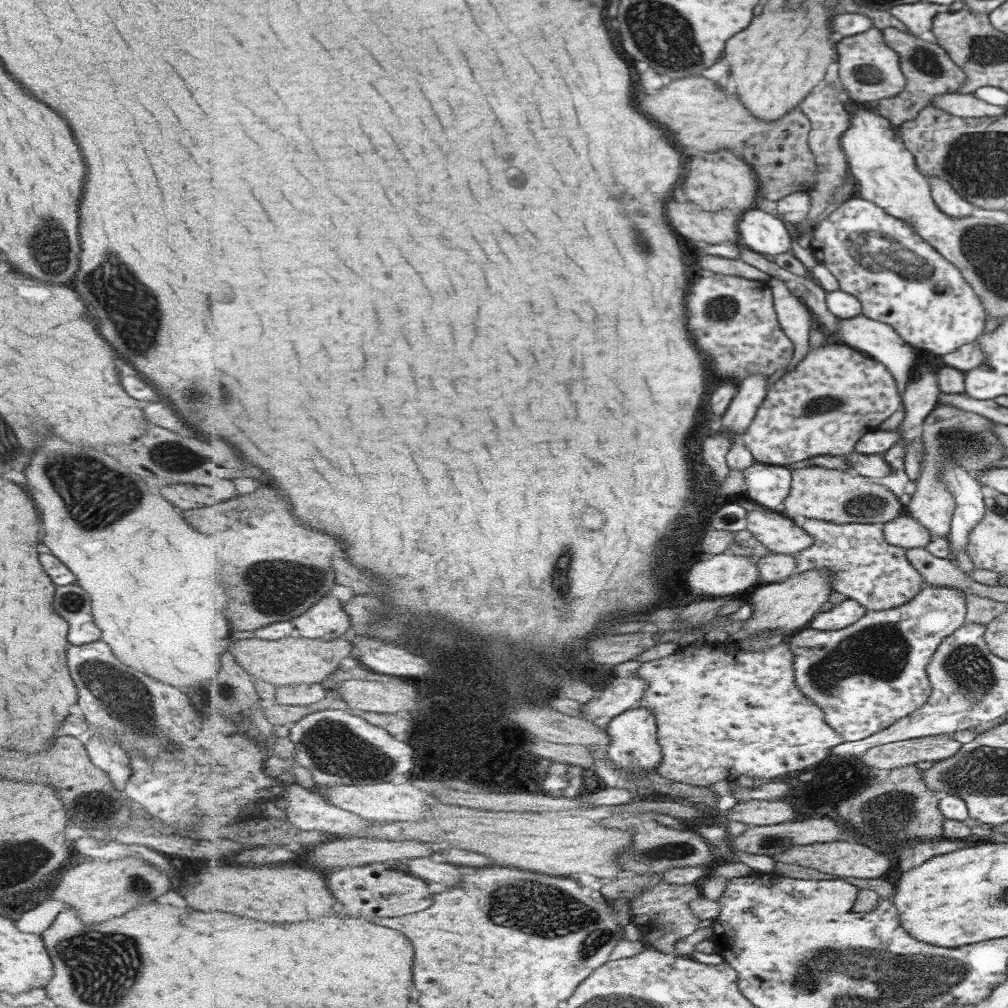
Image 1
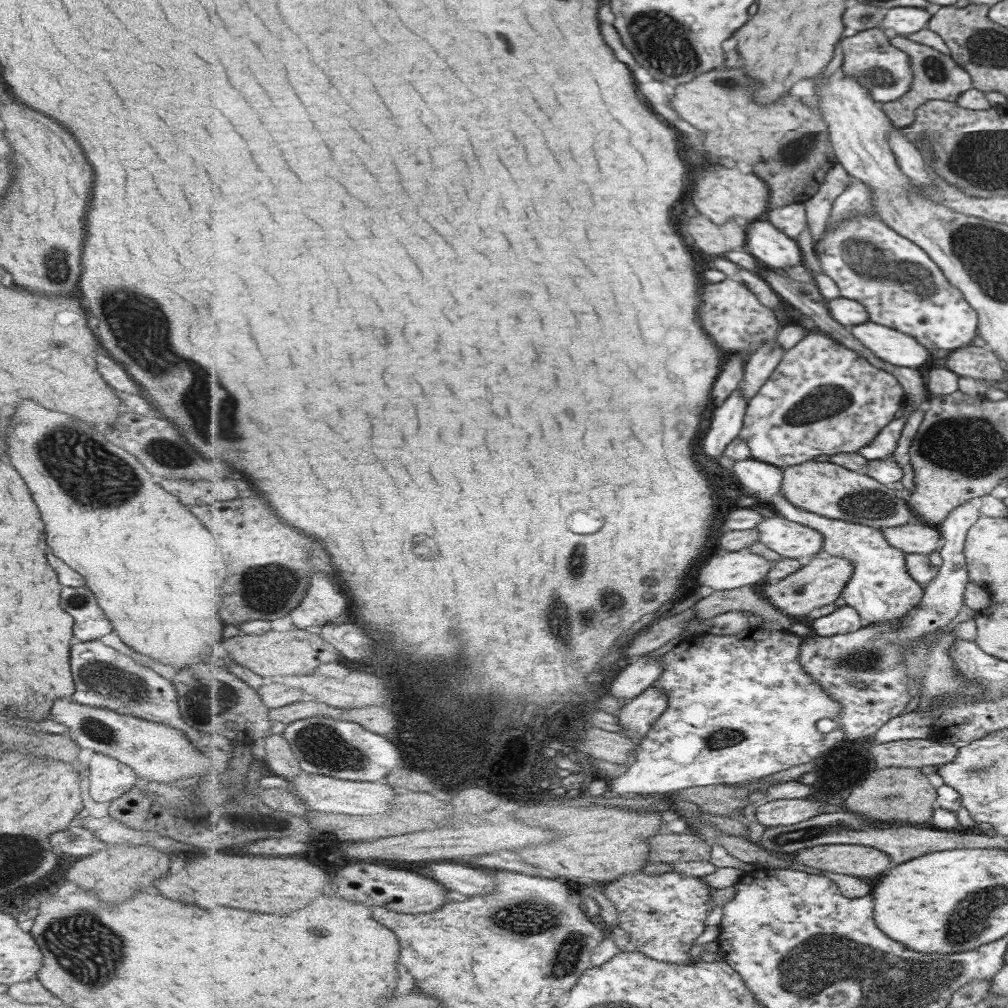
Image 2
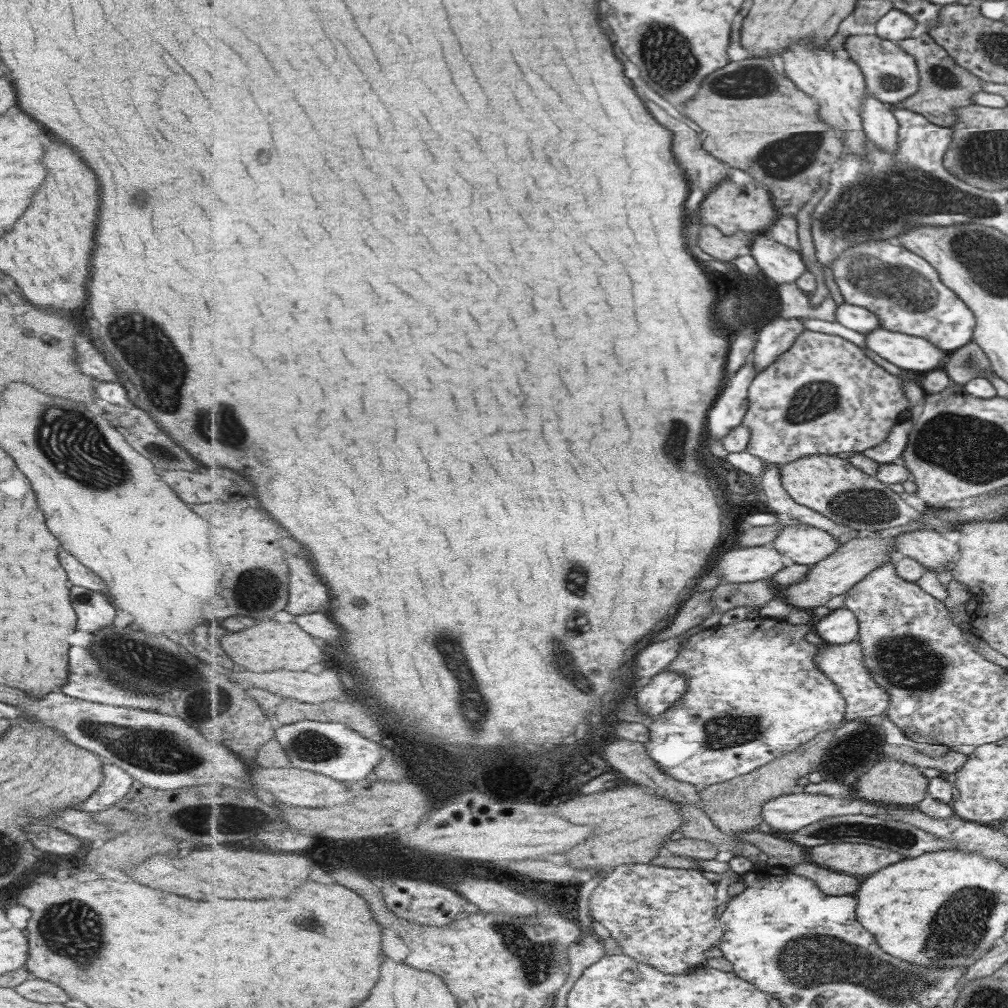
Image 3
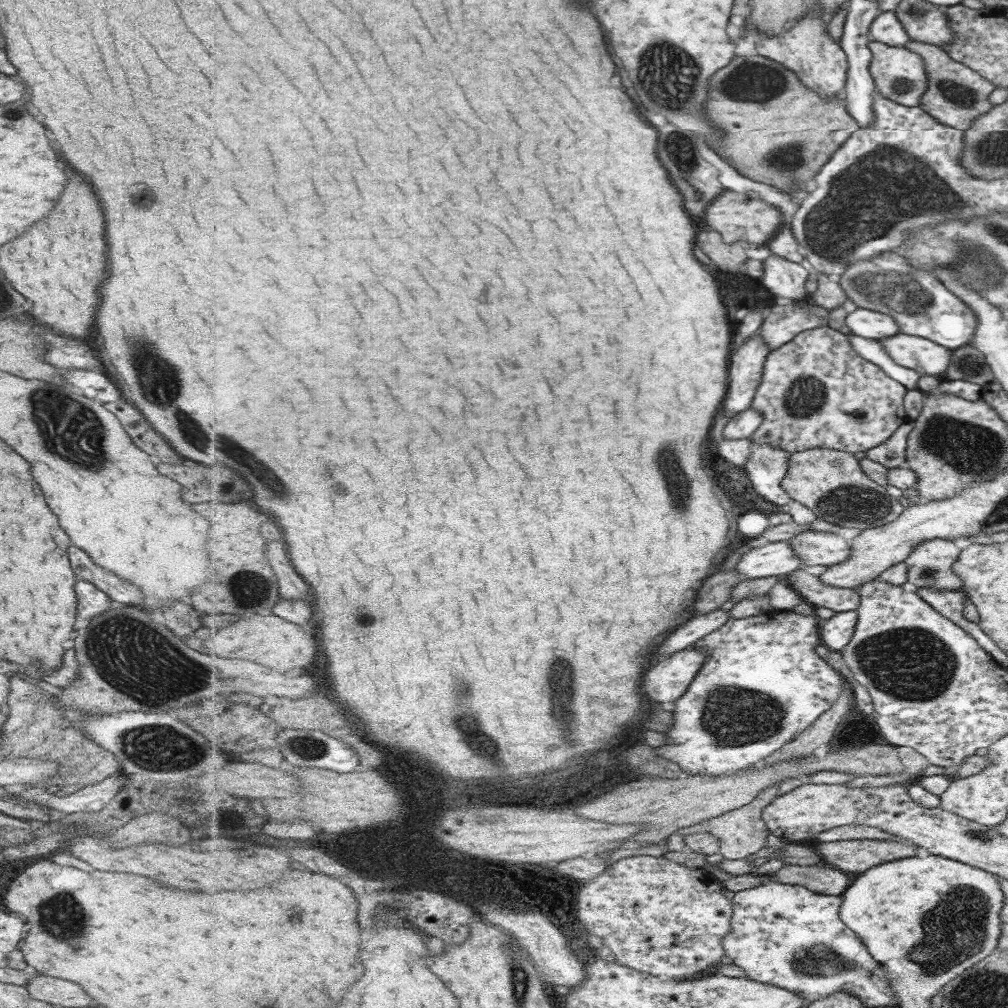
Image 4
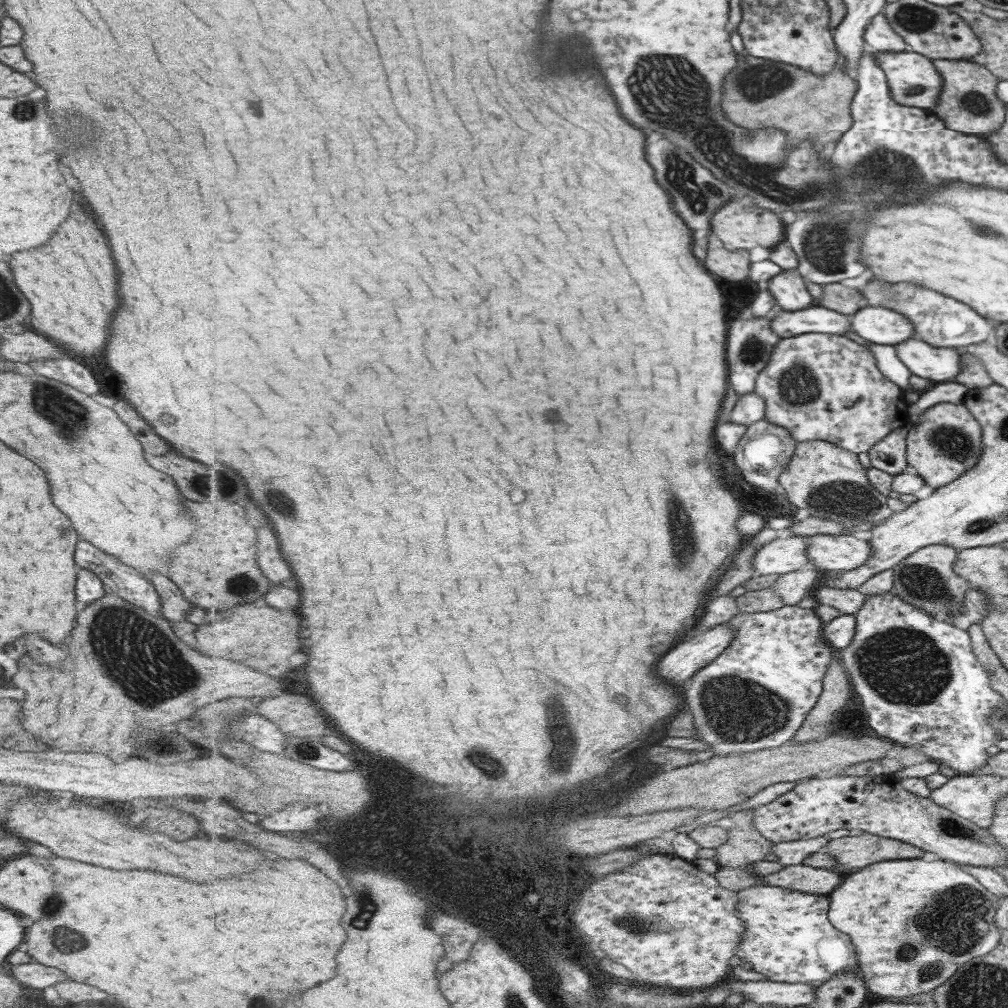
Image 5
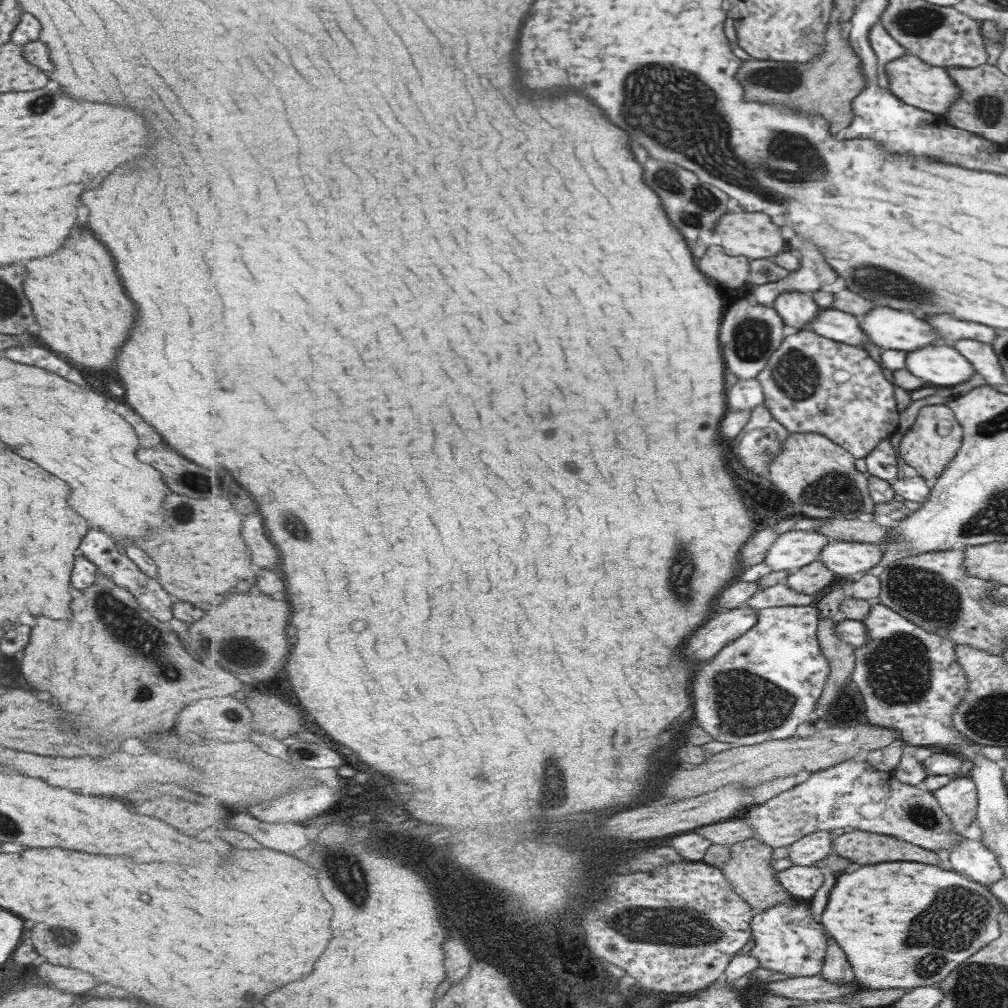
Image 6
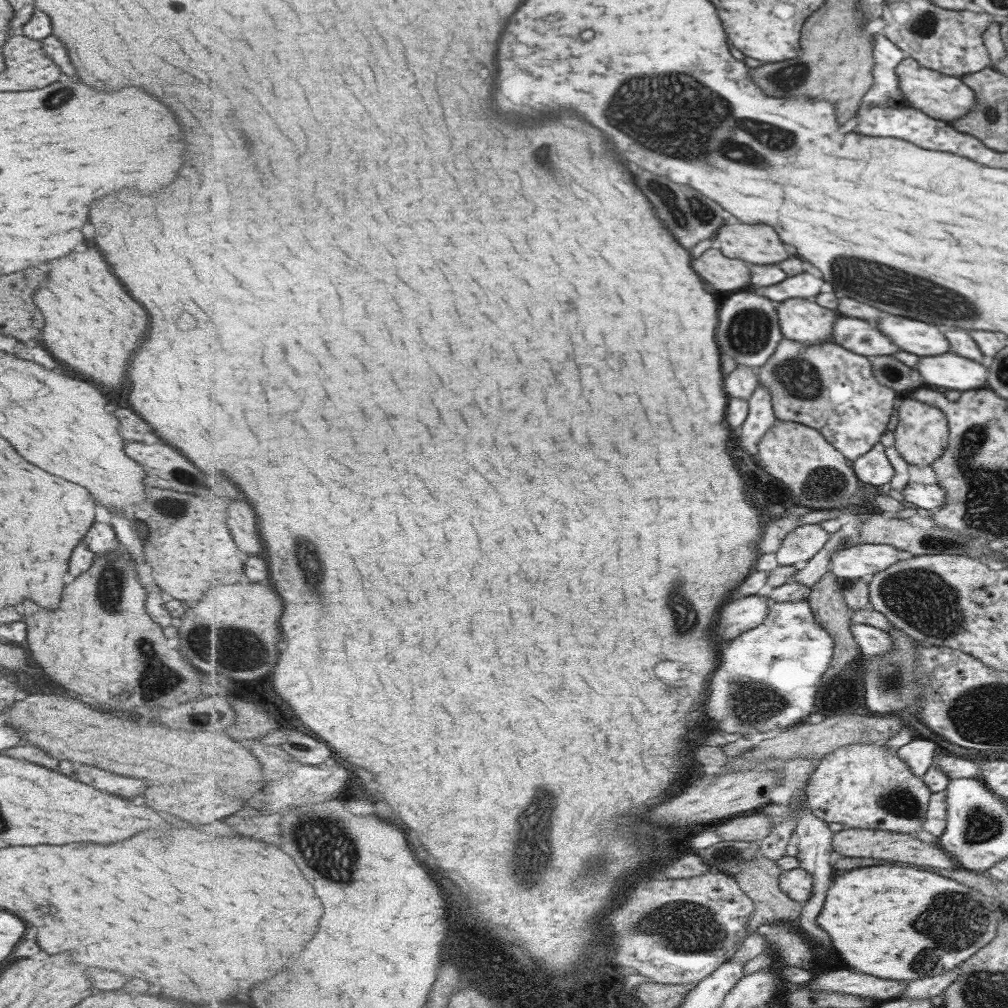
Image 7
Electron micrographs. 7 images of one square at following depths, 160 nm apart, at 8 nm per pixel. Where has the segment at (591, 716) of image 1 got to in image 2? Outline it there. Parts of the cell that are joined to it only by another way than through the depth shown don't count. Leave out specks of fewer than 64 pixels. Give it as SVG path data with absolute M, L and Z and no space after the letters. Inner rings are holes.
M647 656L638 659L626 667L610 684L609 694L614 695L624 704L643 694L660 678L664 669L662 657Z

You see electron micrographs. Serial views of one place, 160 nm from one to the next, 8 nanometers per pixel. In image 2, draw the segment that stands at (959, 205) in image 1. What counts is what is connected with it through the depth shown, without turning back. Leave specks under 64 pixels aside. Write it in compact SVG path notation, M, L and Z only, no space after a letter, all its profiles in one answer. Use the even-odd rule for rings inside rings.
M893 126L888 132L888 145L891 147L892 154L896 156L900 169L920 186L932 186L934 180L926 171L925 160L919 156L917 148L900 130L901 127Z

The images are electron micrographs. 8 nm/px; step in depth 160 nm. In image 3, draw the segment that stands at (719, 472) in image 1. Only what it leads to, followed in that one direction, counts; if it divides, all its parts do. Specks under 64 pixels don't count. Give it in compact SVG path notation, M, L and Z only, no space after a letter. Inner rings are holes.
M755 352L735 377L726 382L726 386L717 400L717 404L709 411L709 435L711 442L722 441L733 429L744 423L749 408L751 384L757 377L755 369Z

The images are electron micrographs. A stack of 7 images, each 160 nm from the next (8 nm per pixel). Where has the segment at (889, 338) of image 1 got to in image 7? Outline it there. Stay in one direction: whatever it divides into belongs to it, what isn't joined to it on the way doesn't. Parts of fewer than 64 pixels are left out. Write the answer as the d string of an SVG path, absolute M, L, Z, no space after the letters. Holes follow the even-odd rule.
M941 354L941 356L919 357L916 372L922 378L923 385L933 385L936 387L943 387L949 390L956 390L958 392L967 392L969 390L979 390L986 388L985 368L977 362L955 354Z

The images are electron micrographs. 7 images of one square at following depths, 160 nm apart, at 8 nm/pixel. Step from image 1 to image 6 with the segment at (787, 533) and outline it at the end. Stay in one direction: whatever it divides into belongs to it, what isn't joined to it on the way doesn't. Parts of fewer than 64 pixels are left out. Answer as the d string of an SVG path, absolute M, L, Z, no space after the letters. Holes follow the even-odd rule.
M838 540L827 544L819 559L834 575L853 578L875 571L884 550L883 543Z

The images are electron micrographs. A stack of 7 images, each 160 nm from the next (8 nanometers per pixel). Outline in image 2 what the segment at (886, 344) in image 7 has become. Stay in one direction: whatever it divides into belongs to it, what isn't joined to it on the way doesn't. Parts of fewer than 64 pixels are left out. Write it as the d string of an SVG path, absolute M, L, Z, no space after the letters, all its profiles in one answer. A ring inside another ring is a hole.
M776 342L762 345L753 355L747 357L745 377L741 385L743 386L741 393L745 399L751 401L753 397L757 396L784 357L784 348L781 348Z

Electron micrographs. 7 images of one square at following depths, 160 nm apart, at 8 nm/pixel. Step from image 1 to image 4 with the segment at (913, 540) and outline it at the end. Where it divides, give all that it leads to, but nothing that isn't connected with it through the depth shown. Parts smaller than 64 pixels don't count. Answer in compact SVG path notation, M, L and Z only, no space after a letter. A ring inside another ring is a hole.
M929 539L920 542L904 561L907 580L901 584L903 590L916 588L933 590L961 590L962 579L952 570L959 559L960 550L951 539Z

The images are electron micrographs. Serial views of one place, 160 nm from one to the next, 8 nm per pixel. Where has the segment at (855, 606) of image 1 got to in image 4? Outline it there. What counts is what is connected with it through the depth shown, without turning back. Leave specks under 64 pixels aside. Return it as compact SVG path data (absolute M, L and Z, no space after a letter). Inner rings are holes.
M858 611L835 614L830 619L821 621L822 641L830 650L843 651L850 643L856 631Z

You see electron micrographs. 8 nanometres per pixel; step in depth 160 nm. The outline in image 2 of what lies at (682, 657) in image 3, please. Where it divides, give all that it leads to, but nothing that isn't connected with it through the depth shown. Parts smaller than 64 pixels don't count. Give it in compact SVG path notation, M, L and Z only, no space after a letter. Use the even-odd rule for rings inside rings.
M750 627L741 631L739 634L719 635L719 634L693 634L678 644L675 648L665 653L662 657L664 669L659 679L654 682L654 686L663 687L664 693L668 694L668 709L657 719L653 728L646 734L639 744L640 750L636 753L636 763L627 769L627 771L619 777L608 782L609 791L604 796L634 796L635 794L671 794L683 788L691 788L691 786L709 786L710 788L717 785L730 785L747 783L753 780L771 776L783 770L789 770L793 766L799 764L807 764L814 762L815 758L819 758L823 752L833 748L835 744L839 744L841 740L846 739L845 731L839 722L840 716L843 714L844 706L836 701L824 686L820 685L815 678L804 670L804 665L800 661L800 649L804 645L805 637L787 634L787 631L766 630ZM823 718L830 718L837 722L837 727L829 733L823 733L817 728L817 722Z

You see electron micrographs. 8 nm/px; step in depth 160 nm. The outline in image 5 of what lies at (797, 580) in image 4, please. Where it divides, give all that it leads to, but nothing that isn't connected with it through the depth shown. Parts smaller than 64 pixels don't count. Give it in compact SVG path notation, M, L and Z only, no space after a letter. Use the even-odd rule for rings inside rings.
M822 583L813 592L816 603L827 604L838 609L841 614L856 615L865 604L867 595L859 589L831 588Z

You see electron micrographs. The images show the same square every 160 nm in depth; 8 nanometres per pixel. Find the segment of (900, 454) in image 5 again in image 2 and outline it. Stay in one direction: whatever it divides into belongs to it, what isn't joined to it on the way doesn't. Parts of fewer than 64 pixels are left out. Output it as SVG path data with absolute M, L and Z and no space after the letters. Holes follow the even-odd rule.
M905 404L905 406L903 406L901 418L891 420L889 424L881 428L881 430L875 434L875 437L873 437L873 442L860 448L858 453L869 460L889 458L901 435L903 423L905 423L905 419L912 413L912 410L914 410L914 408L910 404Z

